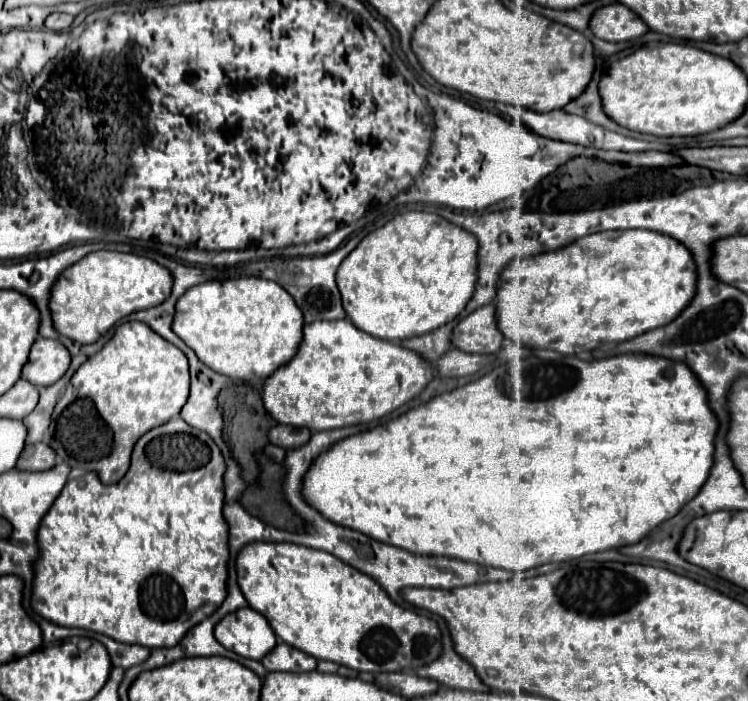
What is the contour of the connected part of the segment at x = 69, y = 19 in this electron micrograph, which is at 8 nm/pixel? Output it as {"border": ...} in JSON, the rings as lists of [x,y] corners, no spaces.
{"border":[[[51,13],[45,21],[45,27],[51,29],[51,31],[65,31],[71,27],[73,23],[73,15],[67,15],[67,13]]]}

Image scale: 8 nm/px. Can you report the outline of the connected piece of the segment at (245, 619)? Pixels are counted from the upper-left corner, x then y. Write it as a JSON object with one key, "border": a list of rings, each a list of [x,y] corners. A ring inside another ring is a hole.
{"border":[[[249,607],[225,615],[215,625],[215,639],[247,659],[263,659],[275,647],[275,633],[261,613]]]}

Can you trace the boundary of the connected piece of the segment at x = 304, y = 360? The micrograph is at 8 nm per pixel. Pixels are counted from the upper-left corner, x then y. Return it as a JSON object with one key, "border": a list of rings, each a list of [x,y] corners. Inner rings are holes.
{"border":[[[347,317],[339,321],[313,321],[303,327],[303,341],[293,357],[293,361],[281,365],[269,379],[263,381],[261,397],[267,413],[283,425],[307,427],[311,429],[337,429],[347,425],[359,425],[377,421],[393,409],[401,407],[409,399],[417,397],[421,389],[433,379],[435,367],[427,363],[415,351],[401,345],[375,339],[359,331]]]}

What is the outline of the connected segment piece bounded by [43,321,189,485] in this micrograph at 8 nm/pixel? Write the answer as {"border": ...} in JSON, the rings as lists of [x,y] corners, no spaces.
{"border":[[[125,321],[115,329],[115,335],[99,353],[89,357],[71,377],[65,393],[57,401],[49,429],[43,437],[57,453],[57,461],[67,461],[69,467],[95,471],[105,485],[117,483],[129,469],[135,441],[149,429],[163,425],[185,405],[189,393],[187,357],[171,343],[163,341],[155,331],[139,321]]]}

